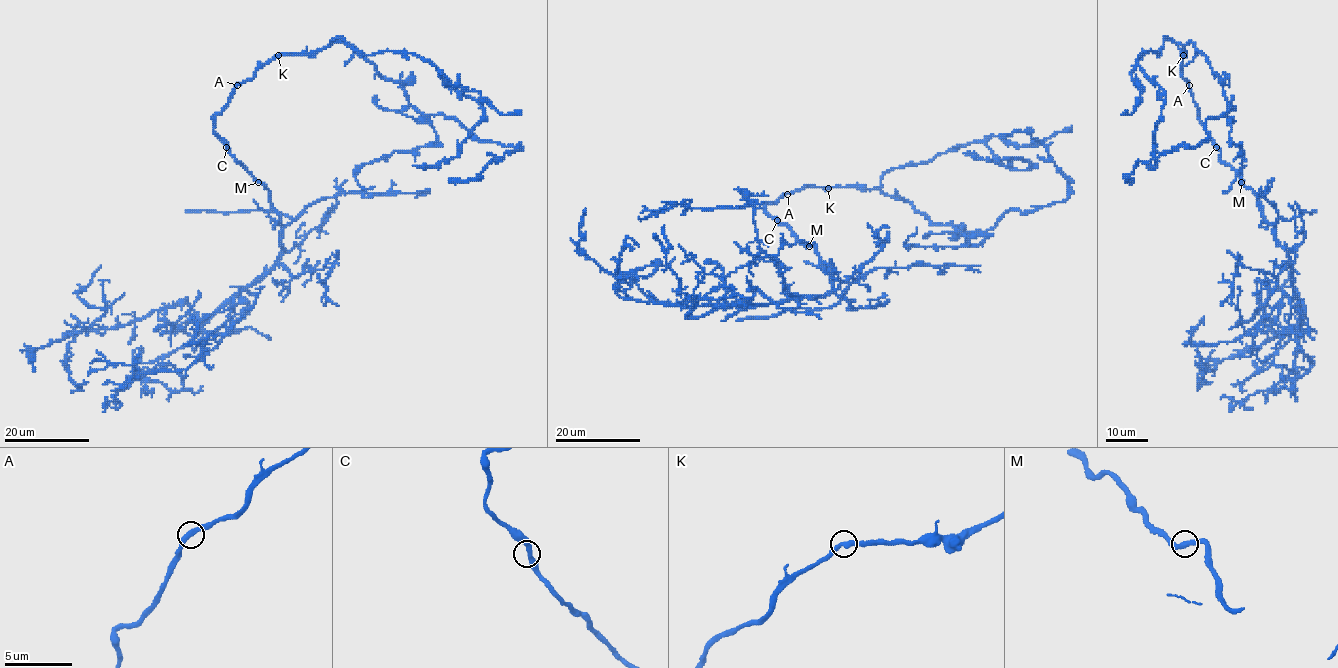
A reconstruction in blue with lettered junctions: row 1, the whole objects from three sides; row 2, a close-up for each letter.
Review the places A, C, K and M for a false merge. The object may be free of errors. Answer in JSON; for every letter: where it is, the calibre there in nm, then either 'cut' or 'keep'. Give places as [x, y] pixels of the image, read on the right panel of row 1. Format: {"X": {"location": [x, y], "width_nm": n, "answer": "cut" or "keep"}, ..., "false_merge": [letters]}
{"A": {"location": [1189, 85], "width_nm": 340, "answer": "keep"}, "C": {"location": [1216, 147], "width_nm": 360, "answer": "keep"}, "K": {"location": [1183, 55], "width_nm": 340, "answer": "keep"}, "M": {"location": [1241, 182], "width_nm": 340, "answer": "keep"}, "false_merge": []}

